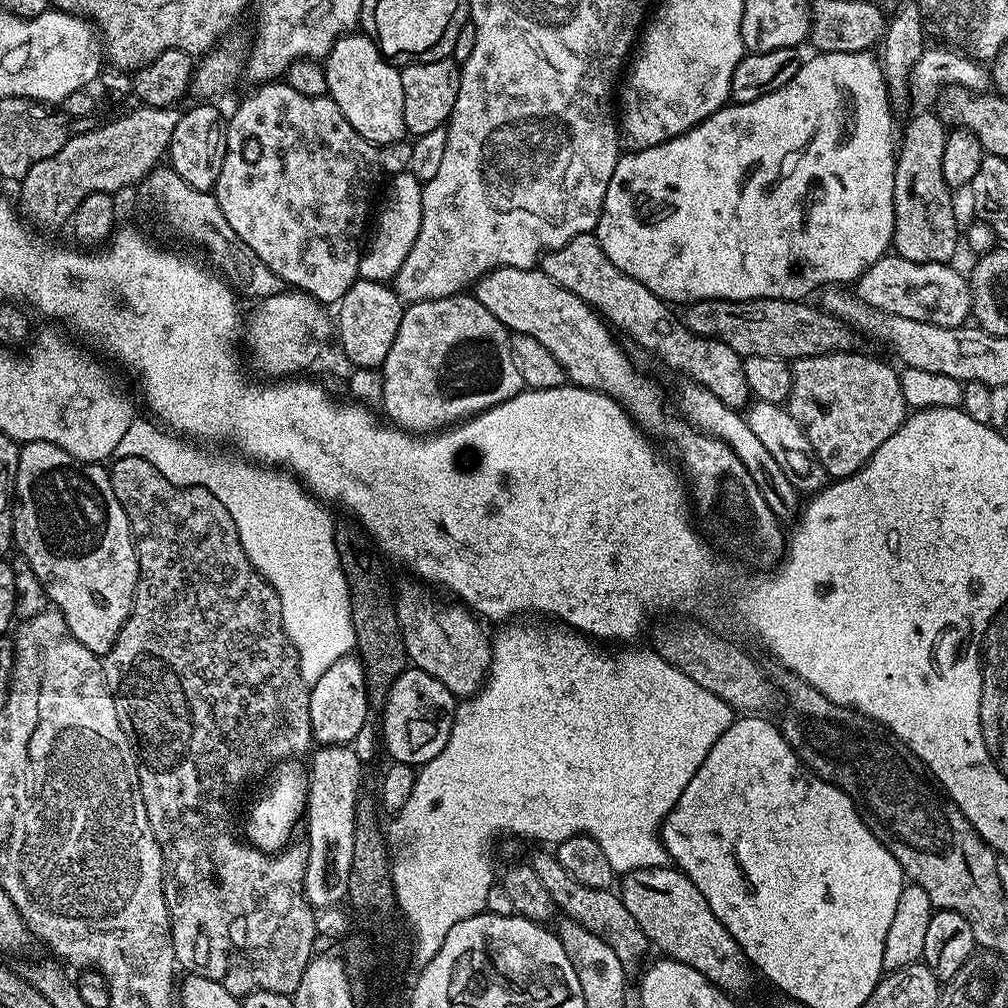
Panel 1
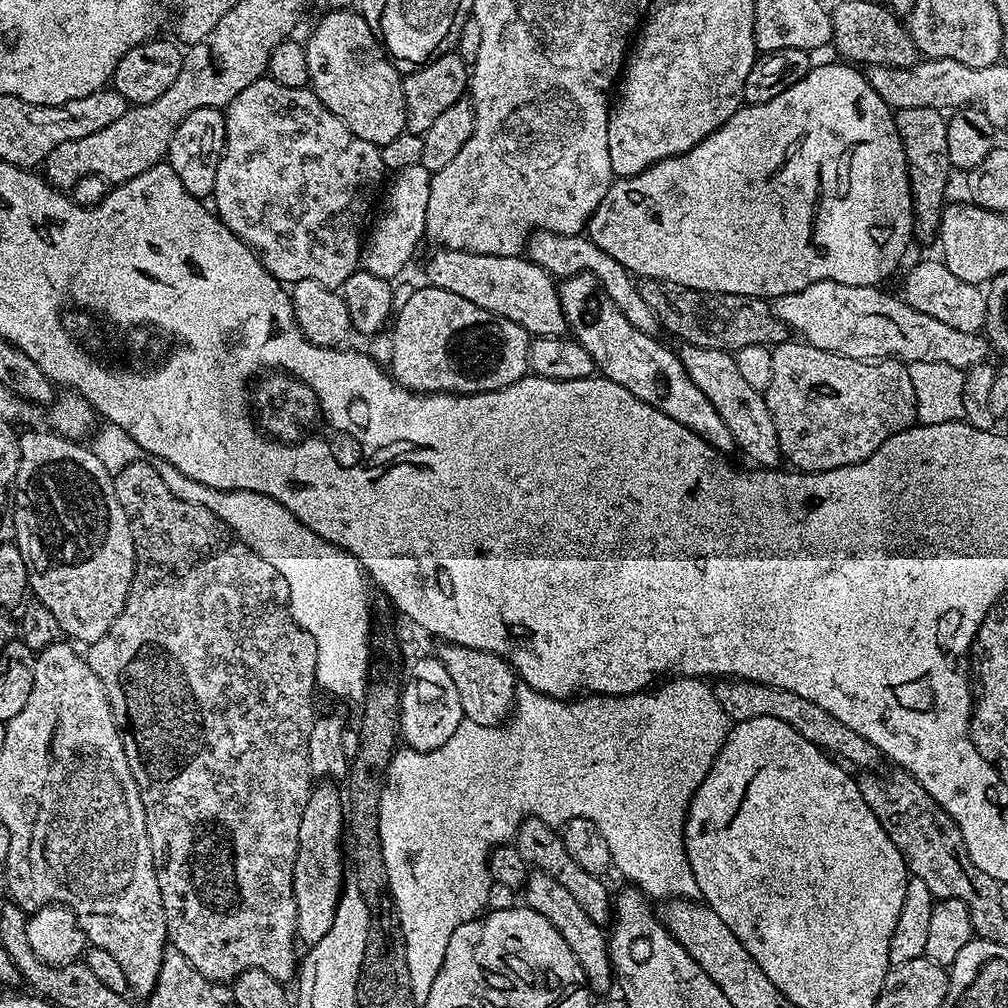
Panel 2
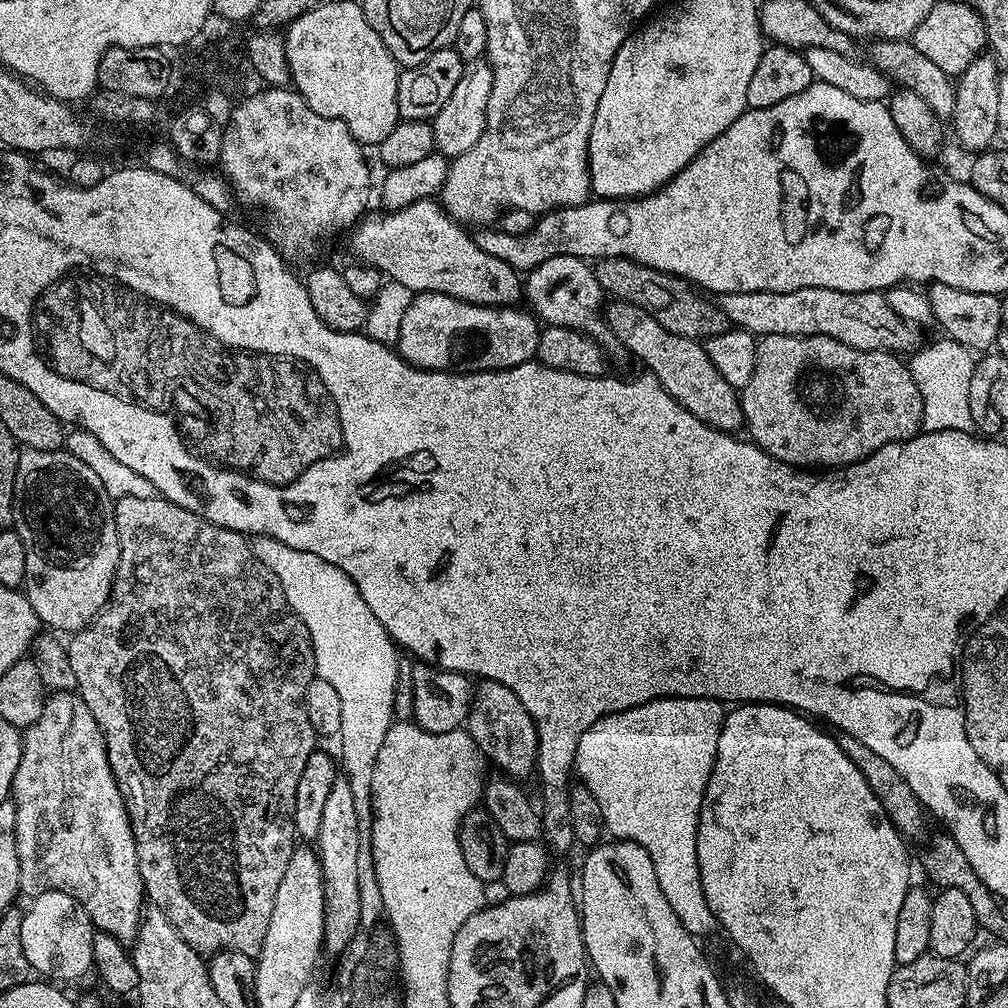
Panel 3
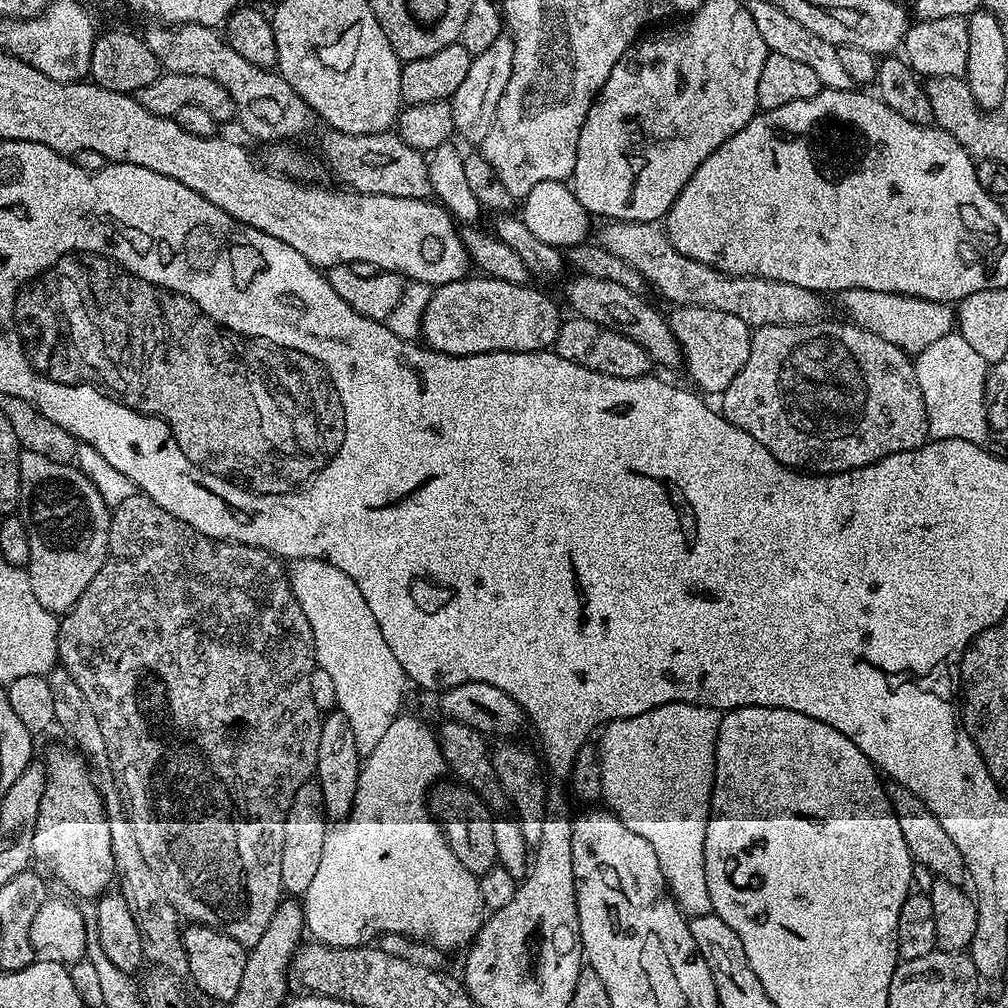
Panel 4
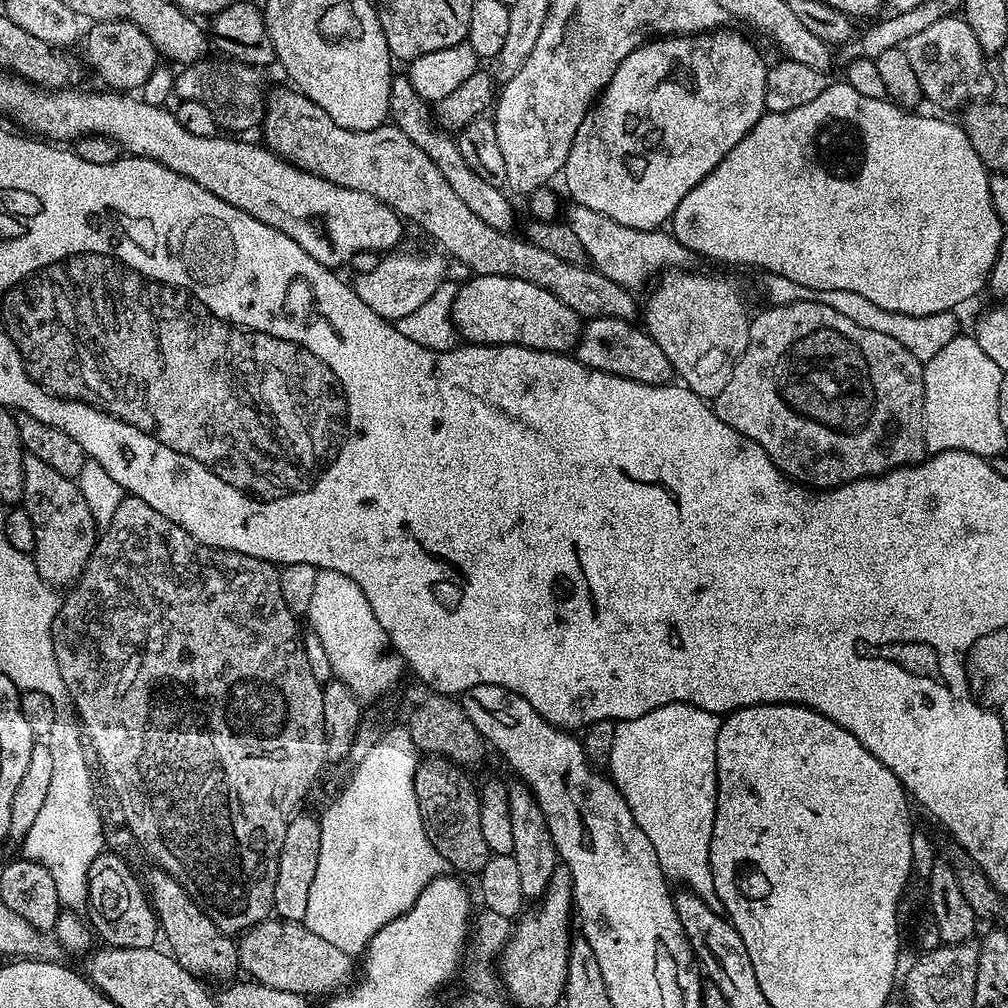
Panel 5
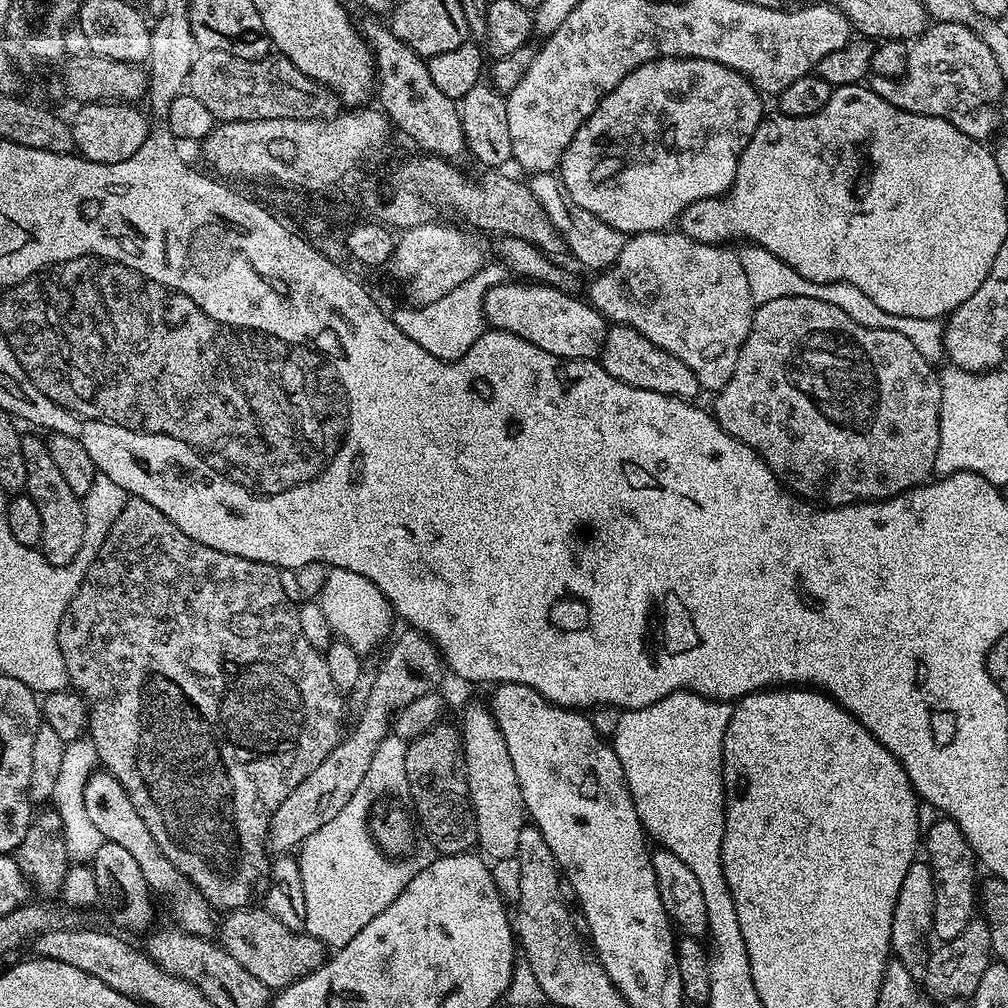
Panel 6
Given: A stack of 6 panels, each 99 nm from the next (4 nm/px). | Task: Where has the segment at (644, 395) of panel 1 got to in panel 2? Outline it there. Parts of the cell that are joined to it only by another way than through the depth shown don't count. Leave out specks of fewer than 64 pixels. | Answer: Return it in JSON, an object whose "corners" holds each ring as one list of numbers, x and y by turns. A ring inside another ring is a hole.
{"corners":[[460,248,435,249,436,253,428,260,424,272,428,275,427,283,433,288,450,290,450,294,458,294,458,298,466,298,466,302,474,302,474,306,482,306,482,310,492,312,495,316,506,318,528,331,529,337,538,336,564,336,566,325,560,297,553,277,543,272,537,264,519,256,491,256,490,254,474,254,464,252]]}

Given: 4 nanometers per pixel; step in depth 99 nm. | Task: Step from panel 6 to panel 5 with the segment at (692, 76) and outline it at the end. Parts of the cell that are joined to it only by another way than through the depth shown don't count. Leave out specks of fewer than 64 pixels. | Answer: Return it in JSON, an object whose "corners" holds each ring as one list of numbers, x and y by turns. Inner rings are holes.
{"corners":[[713,30,701,32,690,36,665,36,652,38,635,48,626,58,622,58,622,66,614,70,614,78,600,93,595,104,589,108,586,118,582,118,582,126,578,126,578,134,574,134,574,142,570,146,570,154,564,163,562,181,568,187,571,199,582,206,590,206,590,210,598,210,598,214,606,214,614,218,614,222,622,222,622,226,634,226,638,230,647,228,660,228,671,221,674,210,678,210,678,202,746,138,746,134,760,121,764,115,764,99,766,98,766,78,769,65,764,64,760,52,740,32,728,32,729,30]]}

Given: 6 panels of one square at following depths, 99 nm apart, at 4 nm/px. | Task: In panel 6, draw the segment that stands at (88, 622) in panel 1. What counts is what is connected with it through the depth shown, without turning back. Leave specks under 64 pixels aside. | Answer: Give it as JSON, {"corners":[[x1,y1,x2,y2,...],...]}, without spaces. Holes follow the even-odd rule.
{"corners":[[30,434,22,435,22,454,26,458,26,495,38,506,42,517,42,538,38,545,40,552,54,566,66,566,74,562,74,556,81,549,83,528,83,506,81,497,66,486,61,472,54,467,45,441]]}

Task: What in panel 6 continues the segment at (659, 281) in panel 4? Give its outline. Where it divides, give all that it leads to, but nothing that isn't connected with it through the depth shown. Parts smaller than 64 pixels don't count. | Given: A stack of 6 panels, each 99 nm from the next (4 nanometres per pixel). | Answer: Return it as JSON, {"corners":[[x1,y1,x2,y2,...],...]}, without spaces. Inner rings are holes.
{"corners":[[556,172,531,173,527,186,534,194,534,198,538,198,542,210,546,212,546,218,550,218,550,222,554,224,554,230,558,230,558,234,564,239,567,255,569,257,572,255,582,267,593,268,591,271,599,274,616,261,618,254,622,254,625,233,614,230,614,226,602,222,598,214,590,214,590,210,582,210,582,206,578,206,578,202,570,198,564,181]]}

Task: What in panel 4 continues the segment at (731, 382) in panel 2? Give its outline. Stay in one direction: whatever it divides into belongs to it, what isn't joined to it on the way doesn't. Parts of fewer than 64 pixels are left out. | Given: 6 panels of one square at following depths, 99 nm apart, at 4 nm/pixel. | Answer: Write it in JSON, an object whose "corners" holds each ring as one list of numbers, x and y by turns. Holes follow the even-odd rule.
{"corners":[[573,275,568,284,568,304,571,311,582,318,590,318,590,322,598,322,602,326,620,332,626,338,638,342,642,350,652,360,653,365,664,368,680,368,682,353,680,344,674,338,669,321,654,305,639,292,626,290,626,286,618,286,618,282,606,282,606,278]]}

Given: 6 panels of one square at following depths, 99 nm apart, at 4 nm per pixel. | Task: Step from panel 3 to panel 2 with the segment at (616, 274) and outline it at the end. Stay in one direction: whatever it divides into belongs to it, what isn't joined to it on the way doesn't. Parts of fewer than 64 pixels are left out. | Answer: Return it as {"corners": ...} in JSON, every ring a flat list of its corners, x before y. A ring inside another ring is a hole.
{"corners":[[641,279,642,302,656,315,657,325,684,344,735,354,742,346,775,346,789,339,790,329,773,314,769,301,755,296,703,292,665,280]]}

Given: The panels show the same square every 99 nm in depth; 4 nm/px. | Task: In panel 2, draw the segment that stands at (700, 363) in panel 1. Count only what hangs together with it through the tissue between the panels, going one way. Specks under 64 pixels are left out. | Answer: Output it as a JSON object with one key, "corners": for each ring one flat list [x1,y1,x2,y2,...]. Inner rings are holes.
{"corners":[[534,231,528,236,526,256,553,278,588,272,600,283,600,289,610,298,610,302,614,302,614,306,618,306,618,310,626,314,626,322,630,322,630,326,638,326,638,330,649,334,657,331,656,315,650,310,650,306,646,306,646,302,642,302,639,287,634,283,633,277,587,235,559,236,553,232]]}

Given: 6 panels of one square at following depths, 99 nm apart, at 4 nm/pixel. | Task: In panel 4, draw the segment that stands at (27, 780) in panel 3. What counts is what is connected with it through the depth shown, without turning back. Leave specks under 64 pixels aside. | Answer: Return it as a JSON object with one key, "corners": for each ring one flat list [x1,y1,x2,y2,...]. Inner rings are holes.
{"corners":[[69,746,69,748,56,748,49,754,48,760,44,764,44,772,48,776,46,778,46,786,44,787,44,793,42,794,42,800,40,802,40,809,36,815,36,825,34,826,34,834,32,838,32,854,35,863,38,865,45,864,46,867,52,871,52,876,61,884,64,888,69,888,76,896,85,896,89,902,95,901,97,898,105,895,113,887,114,881,117,879,118,873,114,864,114,854,112,853,112,847,110,846,110,826,108,820,104,816,104,804,100,801,100,794,96,791,96,782,90,771,90,765,83,755,75,747]]}

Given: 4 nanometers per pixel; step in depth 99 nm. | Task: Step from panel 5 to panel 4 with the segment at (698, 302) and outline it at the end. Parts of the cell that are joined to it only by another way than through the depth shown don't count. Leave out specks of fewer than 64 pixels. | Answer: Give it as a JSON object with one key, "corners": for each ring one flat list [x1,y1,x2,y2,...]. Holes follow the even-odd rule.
{"corners":[[680,306,675,311,670,316,670,327,680,344,683,367,688,367,688,372,692,375,691,383,701,393,722,394,726,386,734,382,734,374,746,366,746,358,750,358,753,329,742,322,742,318,734,318,734,314,726,314,722,310]]}

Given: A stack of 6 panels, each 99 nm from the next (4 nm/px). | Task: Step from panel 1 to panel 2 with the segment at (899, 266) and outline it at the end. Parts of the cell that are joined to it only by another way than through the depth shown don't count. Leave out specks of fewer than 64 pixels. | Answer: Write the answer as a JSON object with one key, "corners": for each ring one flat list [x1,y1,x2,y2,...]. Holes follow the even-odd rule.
{"corners":[[924,260,905,274,902,299,914,306,914,310,922,310,922,314,946,322,946,326,954,326,954,330,979,333,986,322,988,298,985,289,978,284,962,282,962,278,950,274,947,263,937,260]]}

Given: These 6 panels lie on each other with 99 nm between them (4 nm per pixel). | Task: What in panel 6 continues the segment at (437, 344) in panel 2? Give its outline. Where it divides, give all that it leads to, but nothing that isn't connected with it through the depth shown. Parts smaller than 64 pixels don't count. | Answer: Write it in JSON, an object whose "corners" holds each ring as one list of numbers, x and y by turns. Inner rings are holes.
{"corners":[[505,282,495,284,484,296,484,319,497,332,518,334,518,338,526,338,526,342,534,342,538,350,546,350,546,354,554,354,567,360,596,360,602,346,606,342,610,324,587,299,576,297,572,292,563,292,561,288,549,288,546,284,535,282]]}

